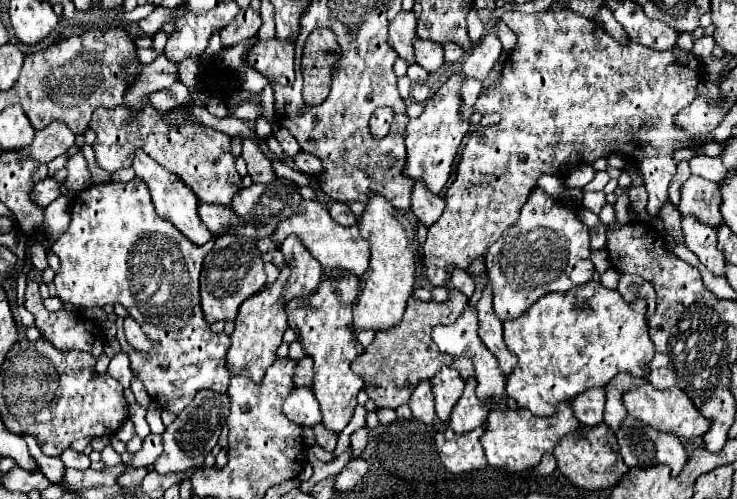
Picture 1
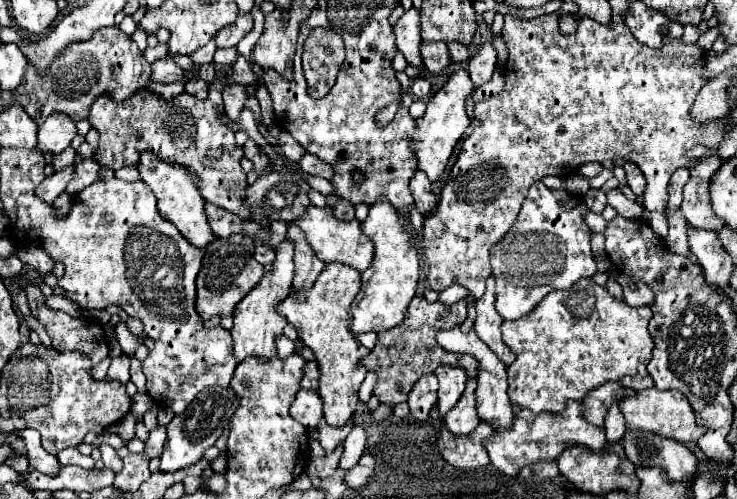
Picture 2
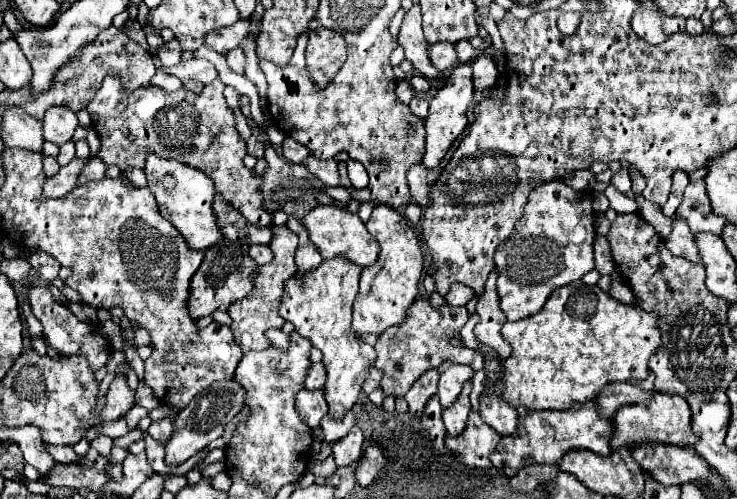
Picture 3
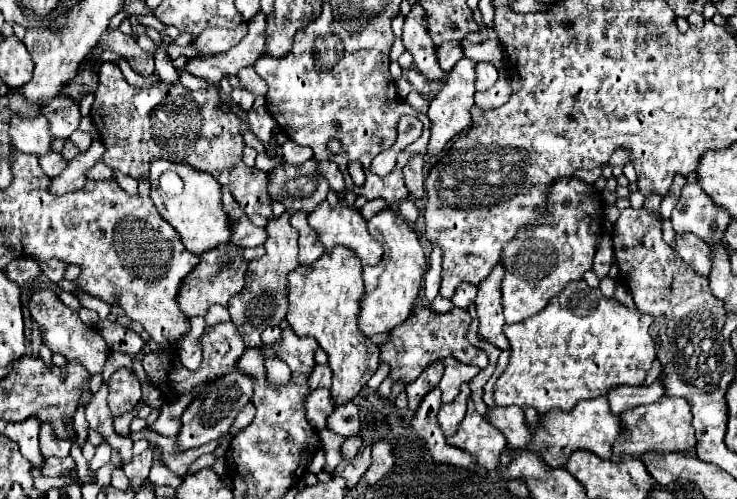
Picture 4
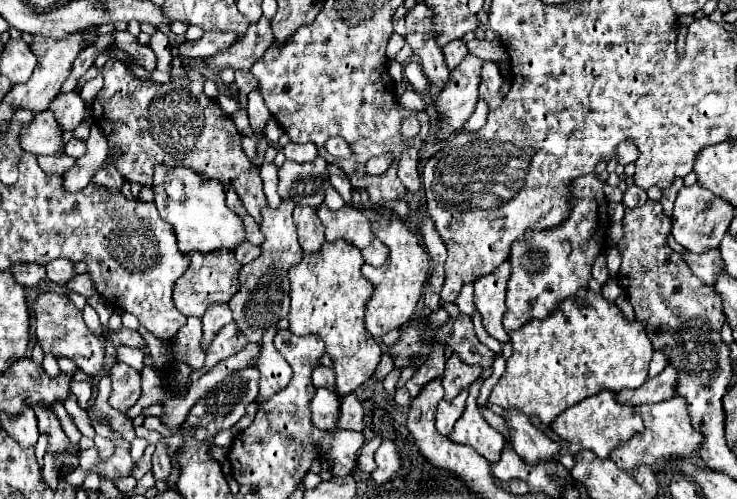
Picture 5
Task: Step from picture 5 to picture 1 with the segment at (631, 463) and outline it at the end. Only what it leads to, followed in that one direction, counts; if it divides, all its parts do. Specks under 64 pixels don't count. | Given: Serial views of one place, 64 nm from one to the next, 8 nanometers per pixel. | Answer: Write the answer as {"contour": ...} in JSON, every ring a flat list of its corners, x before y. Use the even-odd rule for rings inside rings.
{"contour":[[646,384,646,386,640,386,640,388,624,392,622,402,626,406,628,416,634,416,644,426,674,434,674,436,678,436,684,442,688,442,692,438,698,438,698,436,704,436,708,432,708,428,710,428,710,422,696,410,692,400,680,388,656,390,652,384]]}

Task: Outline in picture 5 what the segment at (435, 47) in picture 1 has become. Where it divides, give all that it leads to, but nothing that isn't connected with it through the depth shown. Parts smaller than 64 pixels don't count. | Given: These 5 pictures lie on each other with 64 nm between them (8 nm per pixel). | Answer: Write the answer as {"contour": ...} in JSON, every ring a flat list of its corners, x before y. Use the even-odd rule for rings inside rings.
{"contour":[[452,40,452,44,446,44,442,48,442,52,444,52,448,68,454,70,464,60,464,56,468,54,468,48,466,48,466,44,462,40]]}

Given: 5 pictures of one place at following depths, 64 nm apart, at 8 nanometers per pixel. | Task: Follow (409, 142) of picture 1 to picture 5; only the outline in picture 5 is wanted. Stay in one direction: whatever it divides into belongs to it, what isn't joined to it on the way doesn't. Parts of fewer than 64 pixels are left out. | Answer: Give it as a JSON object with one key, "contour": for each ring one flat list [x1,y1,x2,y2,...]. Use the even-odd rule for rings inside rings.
{"contour":[[468,54,464,62,452,70,452,84,448,84,436,100,436,110,442,116,438,138,444,140,452,132,458,132,464,120,476,108,478,102,478,88,480,88,480,68,484,60]]}

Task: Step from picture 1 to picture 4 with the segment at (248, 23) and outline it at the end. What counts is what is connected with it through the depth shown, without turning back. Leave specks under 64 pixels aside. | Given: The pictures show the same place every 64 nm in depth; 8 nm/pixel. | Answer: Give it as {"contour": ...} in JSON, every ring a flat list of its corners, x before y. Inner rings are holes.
{"contour":[[238,26,234,30,224,30,224,28,212,28,212,30,204,30,198,38,196,38,196,48,198,52,204,54,218,54,218,52,226,52,232,46,236,46,242,36,248,32,246,26]]}

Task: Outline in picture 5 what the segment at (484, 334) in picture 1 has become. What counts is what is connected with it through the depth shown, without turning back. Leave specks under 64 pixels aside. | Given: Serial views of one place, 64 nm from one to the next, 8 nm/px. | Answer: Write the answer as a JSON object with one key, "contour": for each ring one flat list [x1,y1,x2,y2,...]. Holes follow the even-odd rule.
{"contour":[[508,262,500,264,494,272,476,278,474,282,474,304,482,314,484,328,498,342,508,342,508,332,502,326,502,318,506,312,506,288,508,276,512,274,512,266]]}

